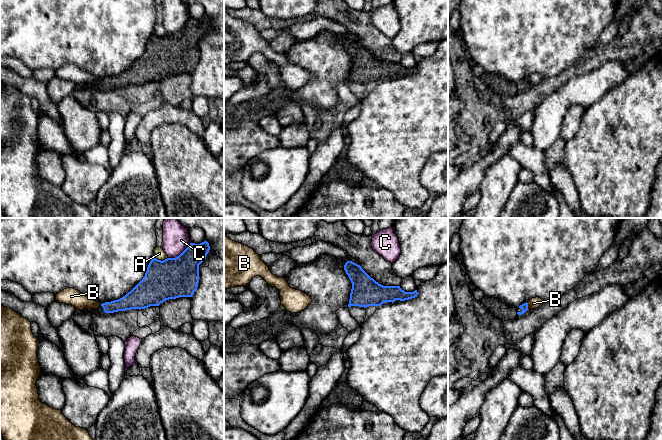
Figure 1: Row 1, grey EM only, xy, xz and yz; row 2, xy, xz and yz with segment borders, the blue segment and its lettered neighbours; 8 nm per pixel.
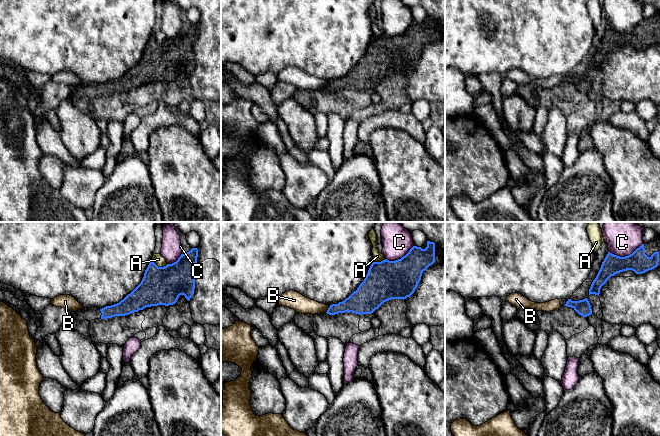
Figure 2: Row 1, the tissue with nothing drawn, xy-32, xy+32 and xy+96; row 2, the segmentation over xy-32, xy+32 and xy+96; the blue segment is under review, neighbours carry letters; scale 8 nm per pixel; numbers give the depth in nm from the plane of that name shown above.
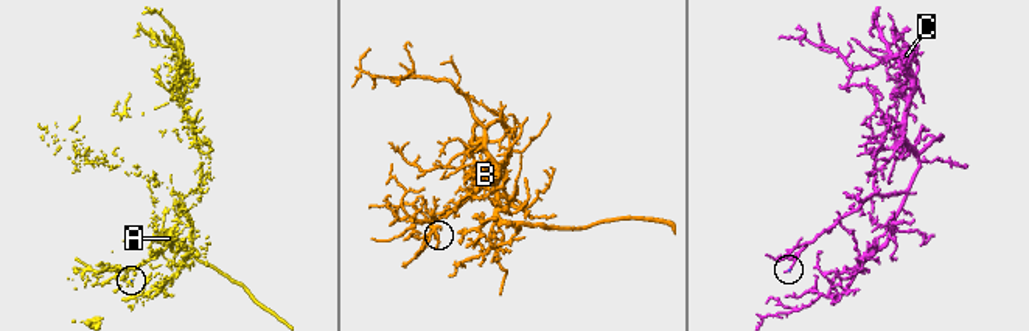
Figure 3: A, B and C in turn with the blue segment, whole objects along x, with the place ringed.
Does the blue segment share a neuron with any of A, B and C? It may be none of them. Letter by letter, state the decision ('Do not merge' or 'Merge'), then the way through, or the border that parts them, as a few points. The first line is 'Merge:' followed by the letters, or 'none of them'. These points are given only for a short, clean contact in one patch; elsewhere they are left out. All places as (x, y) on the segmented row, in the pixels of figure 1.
Merge: none of them
A: Do not merge. Boundary: xy (154, 257), (160, 260), (167, 258)
B: Do not merge. Boundary: yz (526, 302), (528, 308)
C: Do not merge. Boundary: xy (190, 242), (178, 255), (168, 258)

